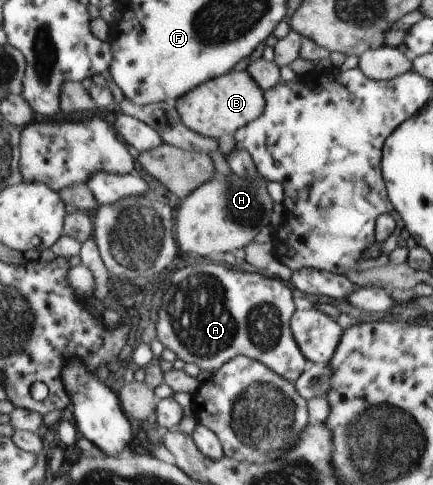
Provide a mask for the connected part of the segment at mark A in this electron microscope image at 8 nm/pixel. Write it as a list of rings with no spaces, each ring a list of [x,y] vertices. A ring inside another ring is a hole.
[[[197,260],[195,264],[179,269],[171,278],[172,286],[163,297],[155,322],[160,342],[174,351],[185,362],[194,362],[201,372],[216,374],[226,363],[240,355],[248,355],[265,362],[278,374],[295,383],[308,369],[308,360],[293,331],[292,319],[296,314],[294,290],[285,281],[268,278],[258,272],[228,268],[209,260]]]

